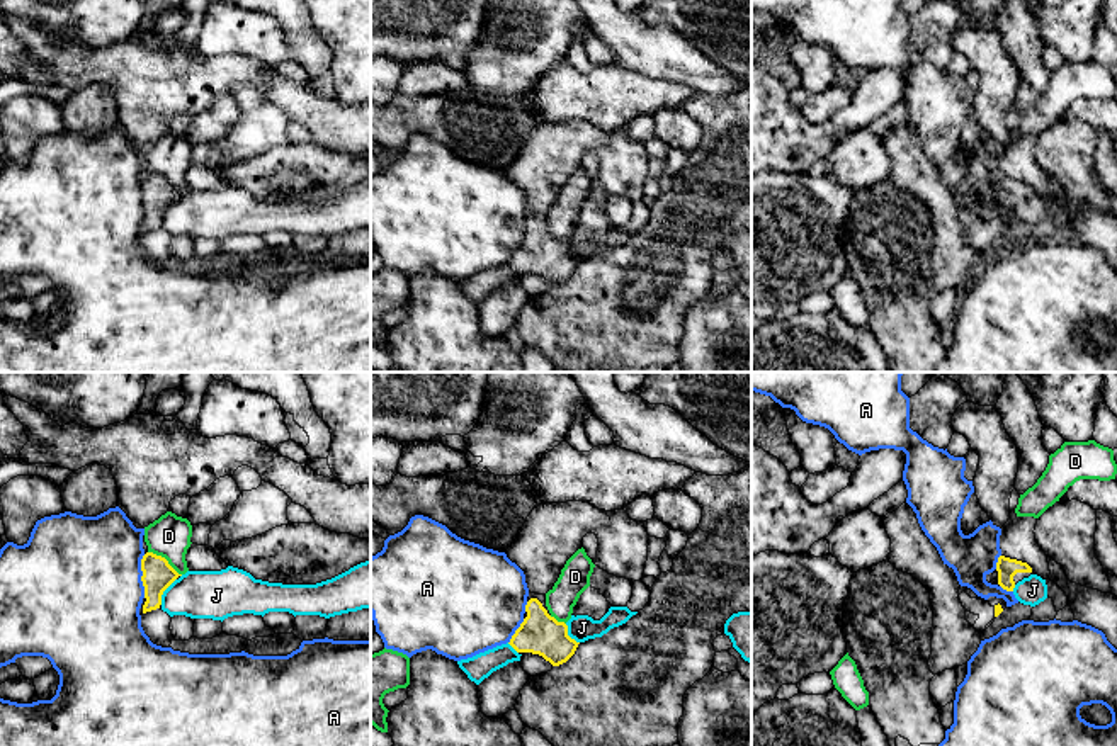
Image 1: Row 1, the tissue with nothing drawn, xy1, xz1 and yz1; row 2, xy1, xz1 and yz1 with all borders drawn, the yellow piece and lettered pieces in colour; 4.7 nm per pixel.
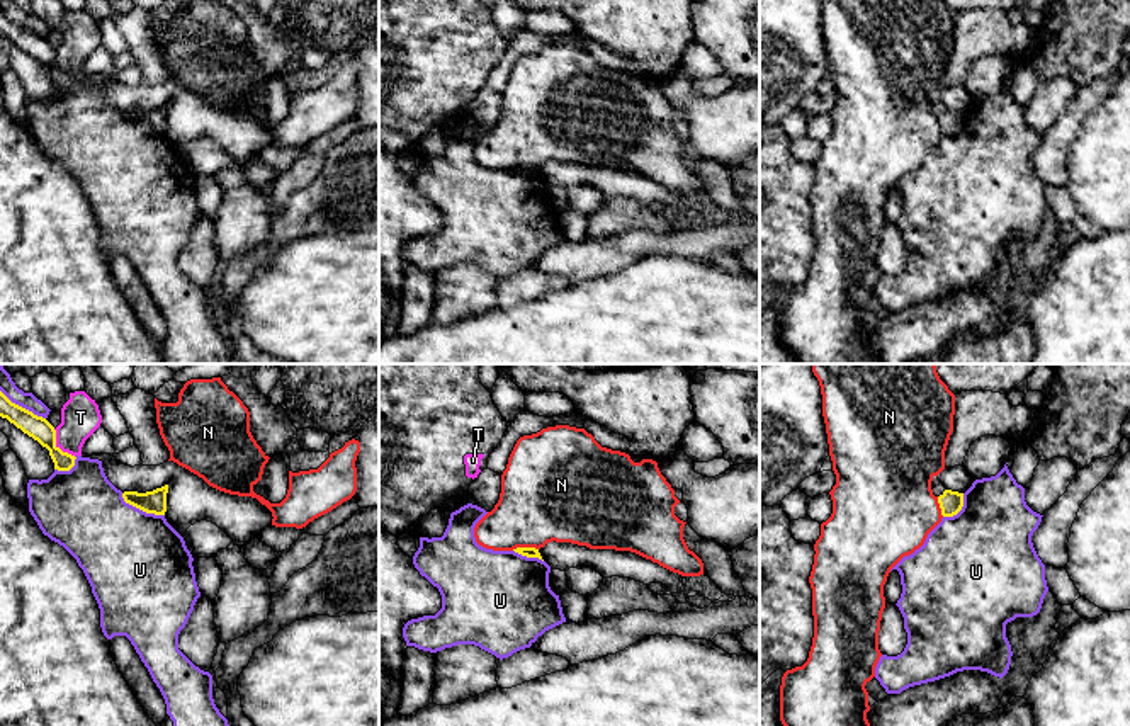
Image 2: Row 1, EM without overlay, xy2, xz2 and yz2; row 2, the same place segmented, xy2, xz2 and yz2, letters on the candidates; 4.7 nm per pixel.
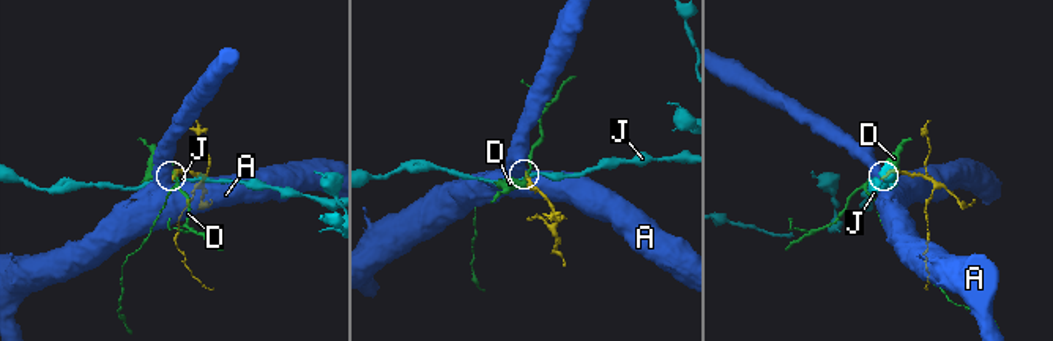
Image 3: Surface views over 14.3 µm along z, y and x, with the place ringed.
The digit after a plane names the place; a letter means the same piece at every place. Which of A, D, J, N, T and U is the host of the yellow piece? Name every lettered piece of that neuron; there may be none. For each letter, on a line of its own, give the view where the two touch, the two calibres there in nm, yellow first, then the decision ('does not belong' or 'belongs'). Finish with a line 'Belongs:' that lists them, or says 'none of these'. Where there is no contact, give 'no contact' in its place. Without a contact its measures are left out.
A: xy1 | 150/500 nm | does not belong
D: xy1 | 150/200 nm | does not belong
J: xy1 | 150/220 nm | does not belong
N: xz2 | 50/400 nm | does not belong
T: xy2 | 110/190 nm | does not belong
U: xy2 | 110/480 nm | does not belong
Belongs: none of these

